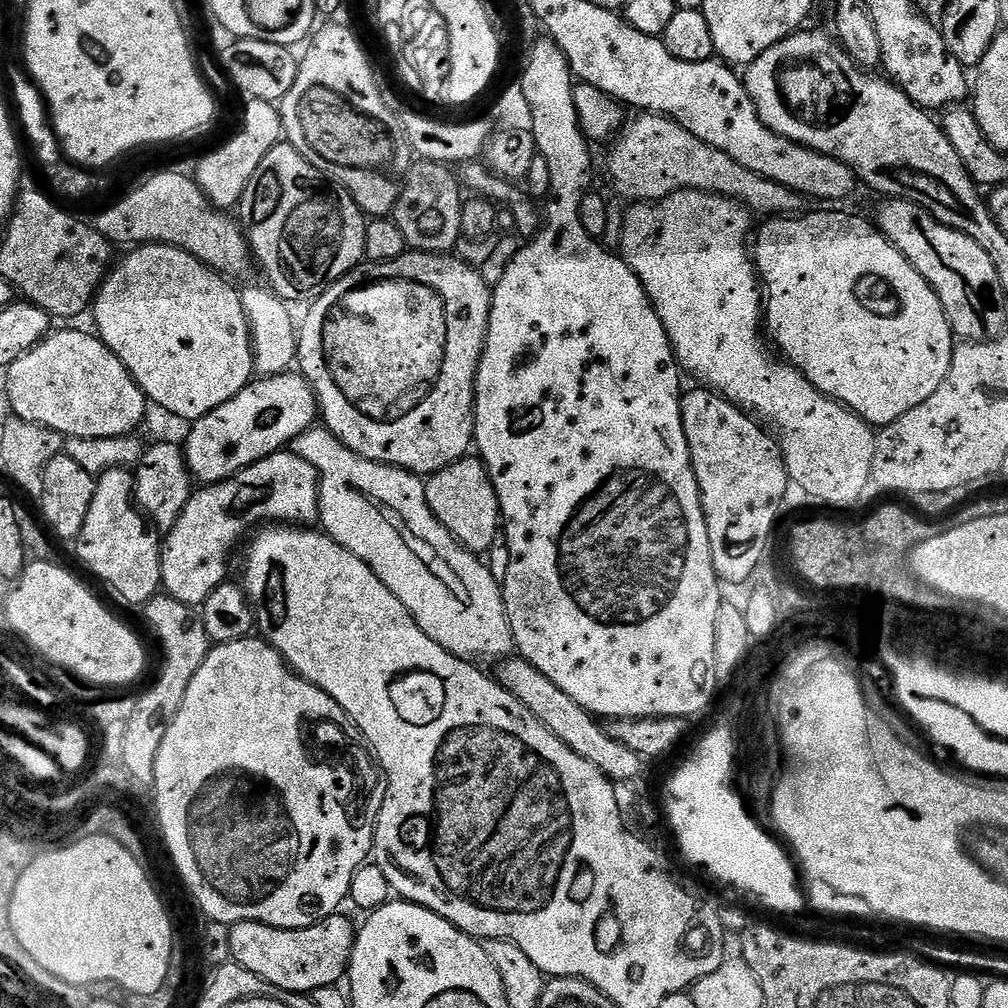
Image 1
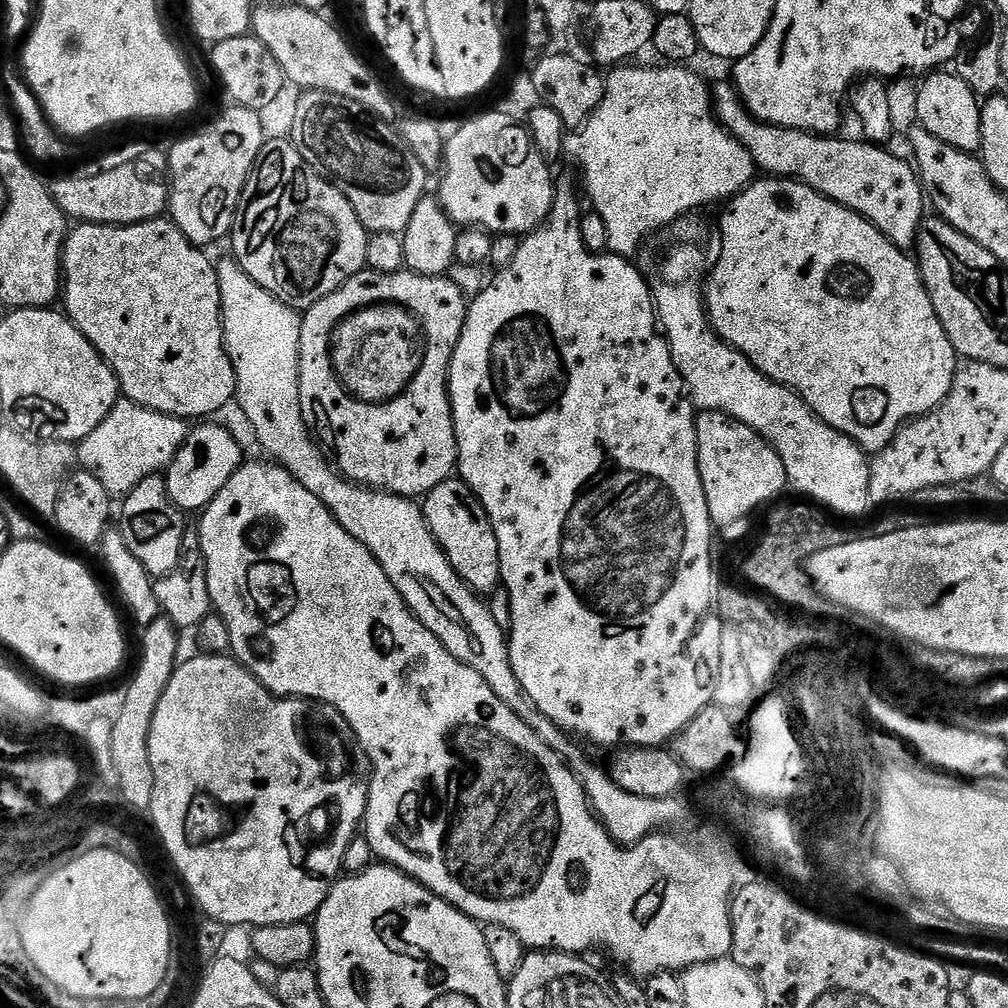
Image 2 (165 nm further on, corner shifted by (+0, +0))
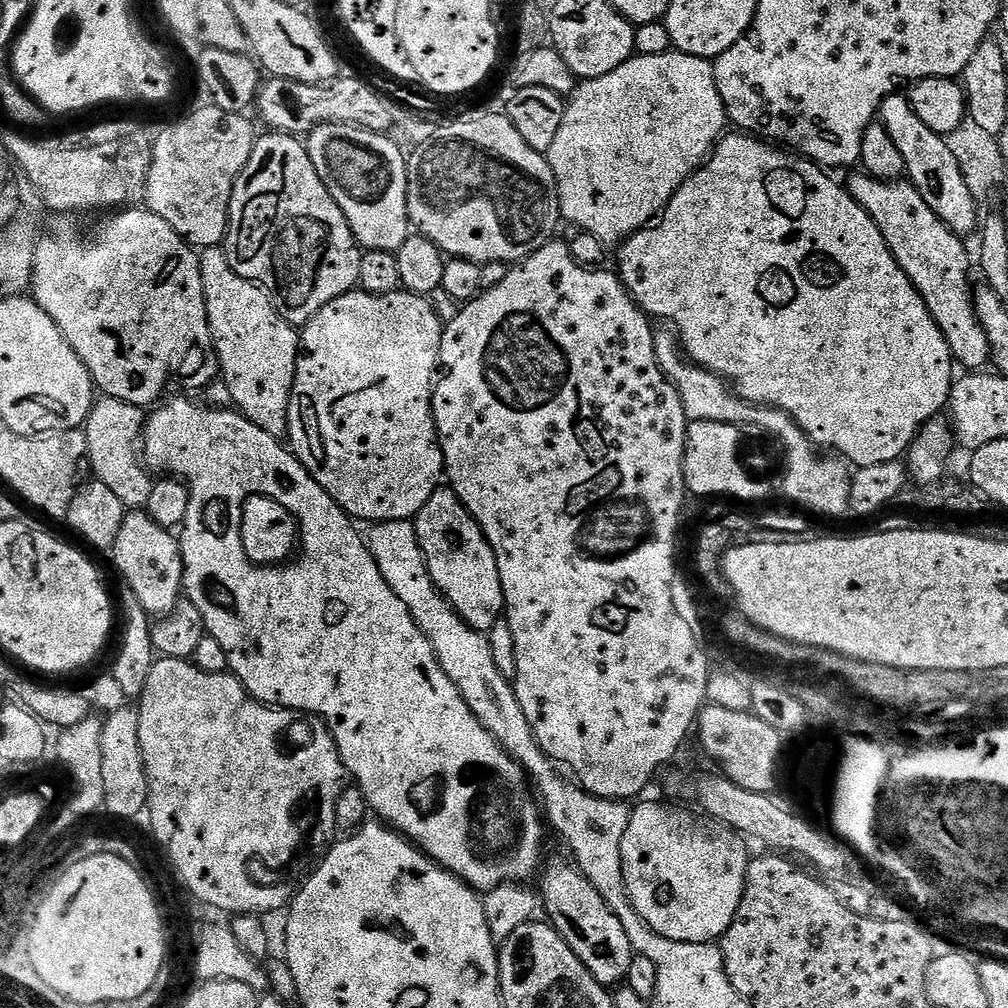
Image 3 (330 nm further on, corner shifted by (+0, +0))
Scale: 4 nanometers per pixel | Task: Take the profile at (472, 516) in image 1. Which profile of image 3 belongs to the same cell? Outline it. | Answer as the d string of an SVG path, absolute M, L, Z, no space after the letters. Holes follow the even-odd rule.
M441 486L436 493L422 506L420 513L415 516L416 537L420 543L422 554L426 558L426 566L430 570L430 578L436 584L436 589L442 593L456 613L474 630L488 634L496 623L502 620L505 611L502 578L498 574L496 551L484 537L480 523L473 518L470 510L458 498L451 487Z

